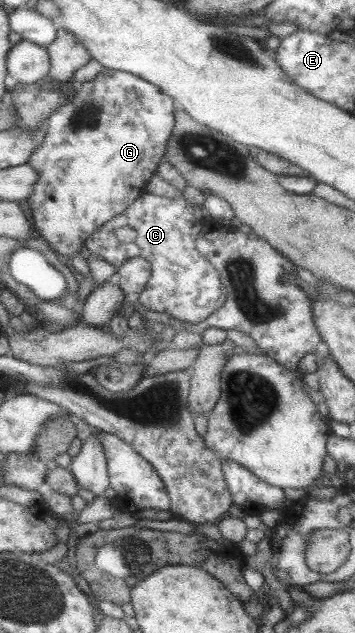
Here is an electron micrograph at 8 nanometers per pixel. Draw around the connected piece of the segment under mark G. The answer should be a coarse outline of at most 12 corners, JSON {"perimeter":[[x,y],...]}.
{"perimeter":[[105,68],[28,161],[50,248],[72,259],[143,195],[179,106]]}

